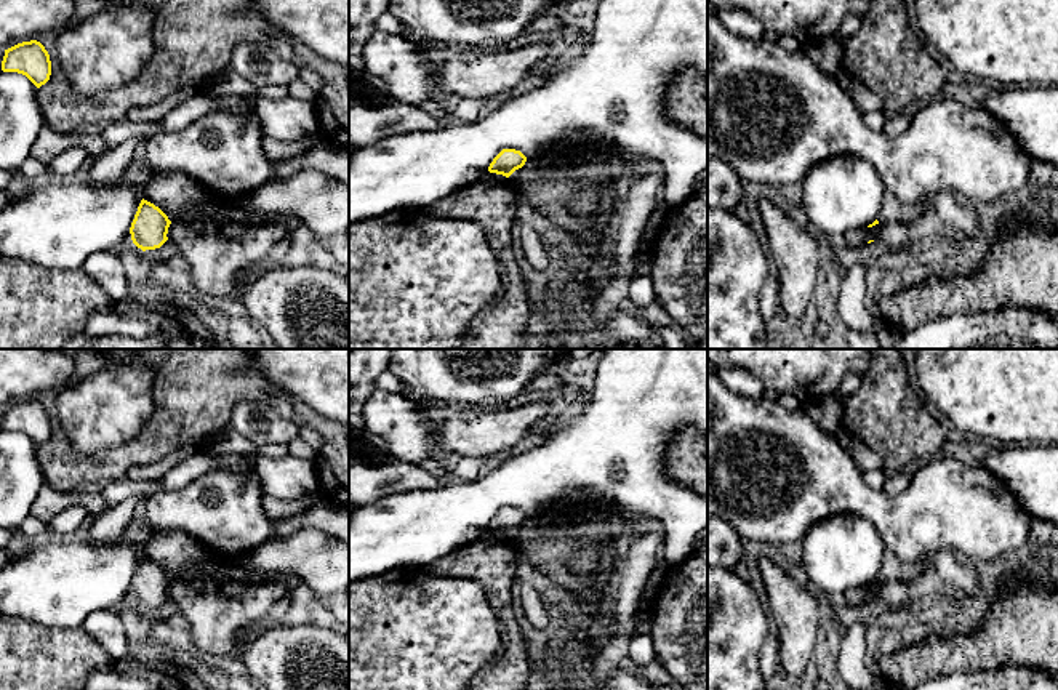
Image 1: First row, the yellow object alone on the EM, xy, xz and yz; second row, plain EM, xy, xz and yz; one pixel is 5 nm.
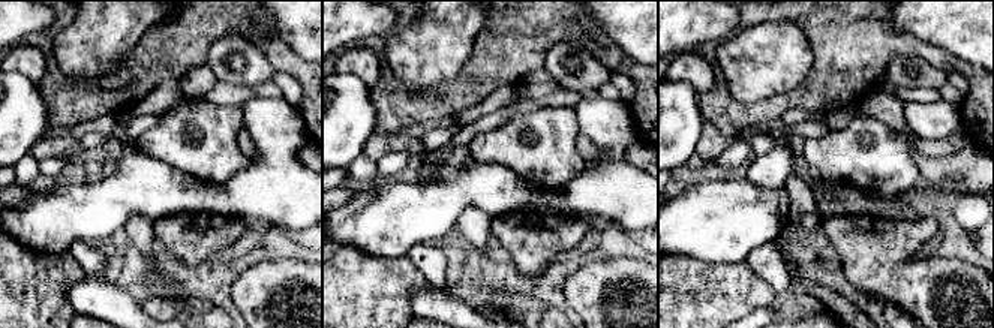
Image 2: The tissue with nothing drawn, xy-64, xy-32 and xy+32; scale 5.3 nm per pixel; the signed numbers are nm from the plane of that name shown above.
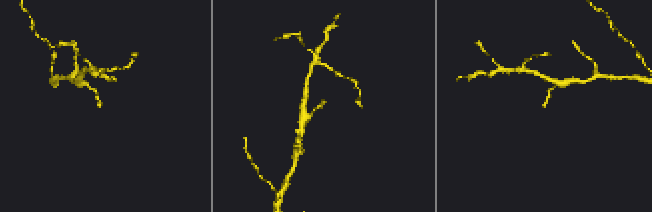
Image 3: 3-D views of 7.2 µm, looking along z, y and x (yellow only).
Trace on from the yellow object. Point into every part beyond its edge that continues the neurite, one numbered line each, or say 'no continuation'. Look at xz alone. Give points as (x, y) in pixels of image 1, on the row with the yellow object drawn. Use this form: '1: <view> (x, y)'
no continuation

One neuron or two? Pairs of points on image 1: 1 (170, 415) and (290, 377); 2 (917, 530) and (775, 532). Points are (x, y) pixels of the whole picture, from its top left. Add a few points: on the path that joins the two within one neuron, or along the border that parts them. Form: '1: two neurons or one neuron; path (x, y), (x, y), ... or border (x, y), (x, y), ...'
1: two neurons; border (253, 365), (276, 391), (303, 401)
2: one neuron; path (882, 511), (873, 505), (810, 506)

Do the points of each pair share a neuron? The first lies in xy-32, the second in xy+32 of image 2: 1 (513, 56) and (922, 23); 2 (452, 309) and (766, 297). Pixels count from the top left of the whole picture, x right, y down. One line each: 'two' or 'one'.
1: two
2: two

